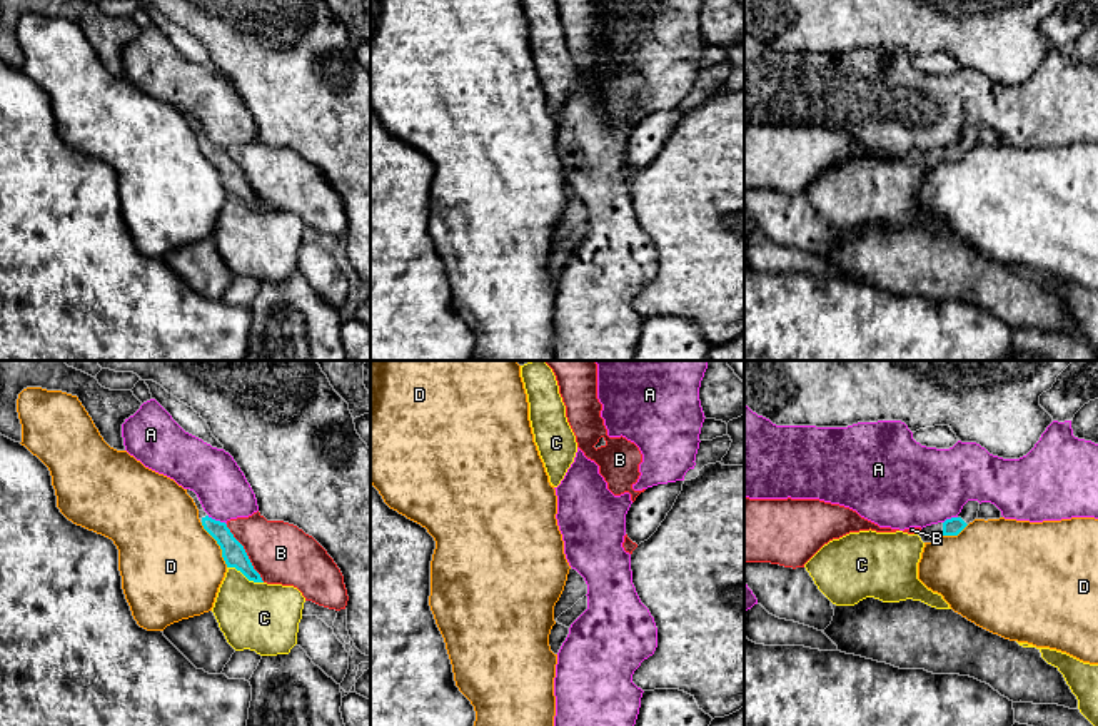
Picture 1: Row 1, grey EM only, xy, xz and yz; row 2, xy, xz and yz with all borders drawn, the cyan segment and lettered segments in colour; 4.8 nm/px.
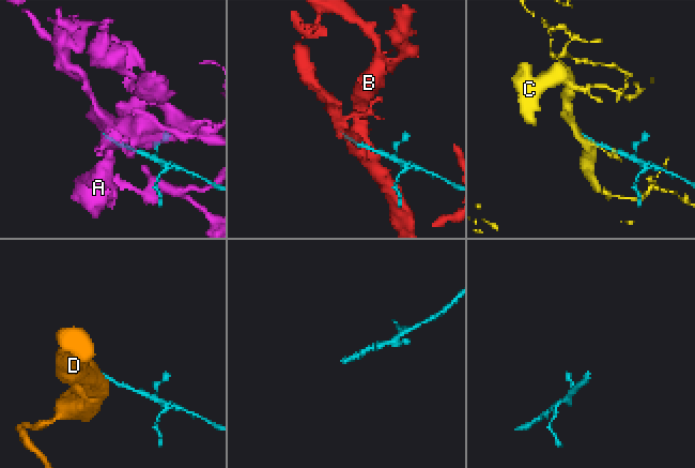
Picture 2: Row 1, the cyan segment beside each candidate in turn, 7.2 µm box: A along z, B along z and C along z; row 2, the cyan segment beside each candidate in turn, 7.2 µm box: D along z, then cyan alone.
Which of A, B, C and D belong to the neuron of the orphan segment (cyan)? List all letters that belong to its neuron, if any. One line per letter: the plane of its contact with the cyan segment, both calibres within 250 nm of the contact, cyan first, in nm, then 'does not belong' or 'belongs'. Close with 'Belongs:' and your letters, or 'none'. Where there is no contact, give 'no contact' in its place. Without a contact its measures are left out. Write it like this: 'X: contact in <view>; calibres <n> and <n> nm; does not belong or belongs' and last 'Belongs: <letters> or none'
A: contact in xy; calibres 120 and 260 nm; does not belong
B: contact in xy; calibres 120 and 300 nm; does not belong
C: contact in xy; calibres 120 and 340 nm; does not belong
D: contact in xy; calibres 120 and 480 nm; does not belong
Belongs: none

